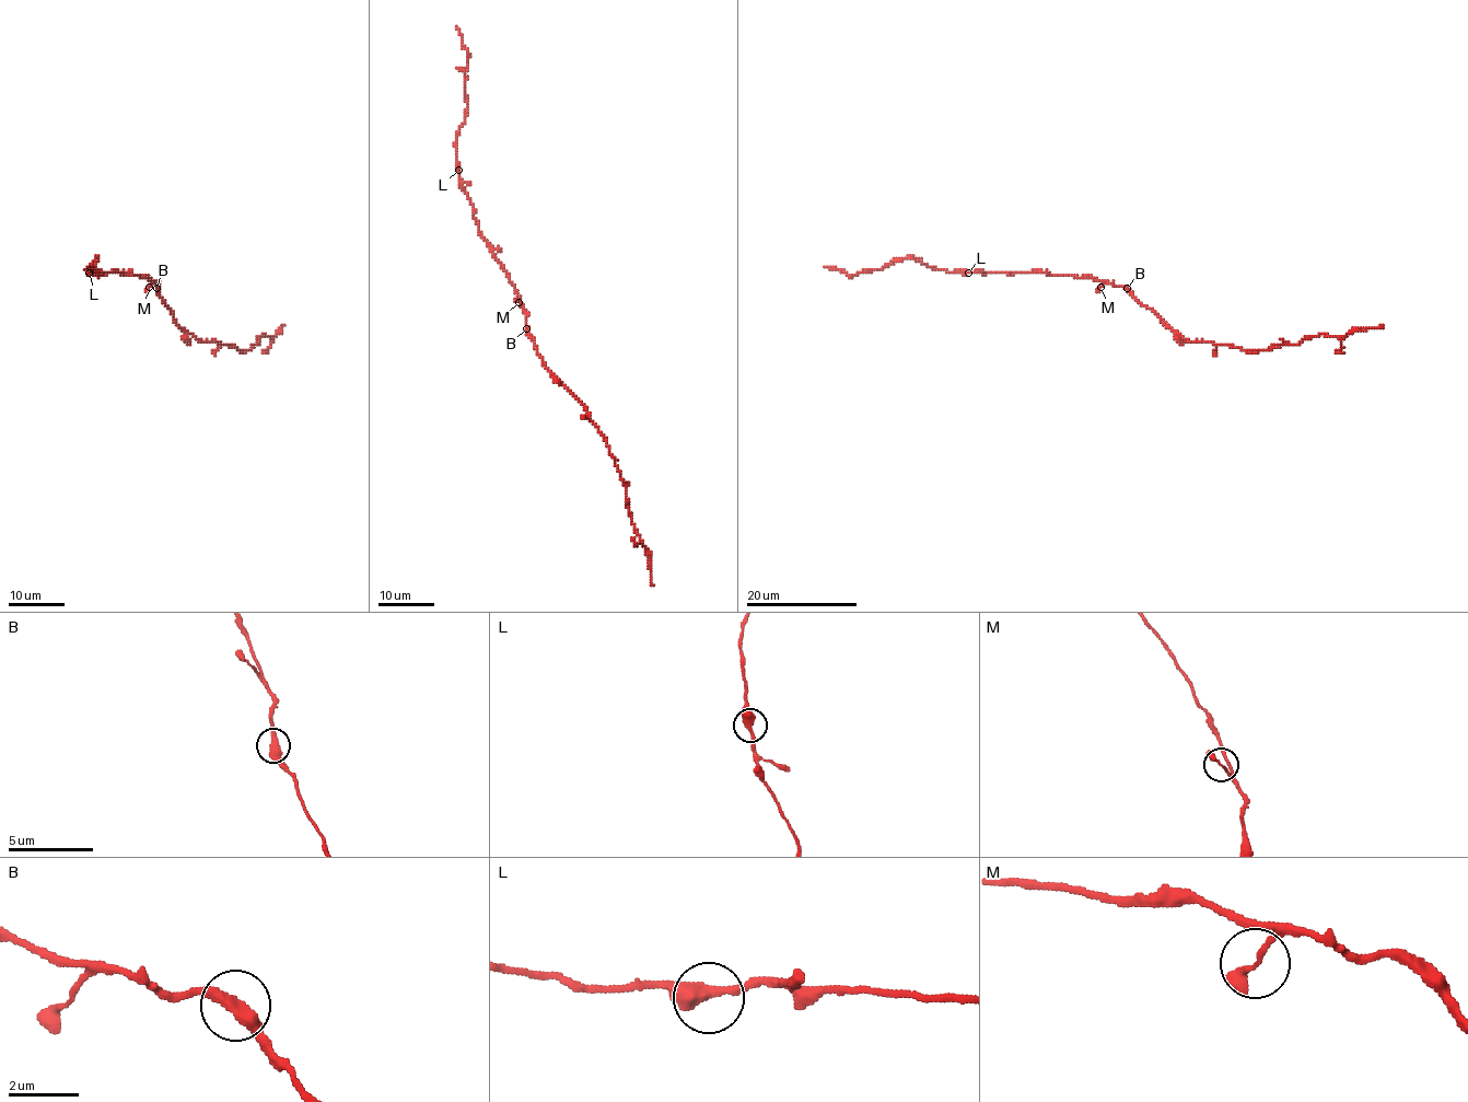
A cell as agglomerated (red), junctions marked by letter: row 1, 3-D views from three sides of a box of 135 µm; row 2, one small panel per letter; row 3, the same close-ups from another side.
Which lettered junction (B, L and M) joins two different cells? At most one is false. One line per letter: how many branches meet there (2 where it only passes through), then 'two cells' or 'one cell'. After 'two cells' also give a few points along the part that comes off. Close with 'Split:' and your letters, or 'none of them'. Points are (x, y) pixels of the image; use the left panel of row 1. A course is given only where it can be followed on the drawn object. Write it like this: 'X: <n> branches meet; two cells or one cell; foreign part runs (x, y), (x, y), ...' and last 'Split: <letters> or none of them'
B: 2 branches meet; one cell
L: 2 branches meet; one cell
M: 1 branches meet; one cell
Split: none of them

